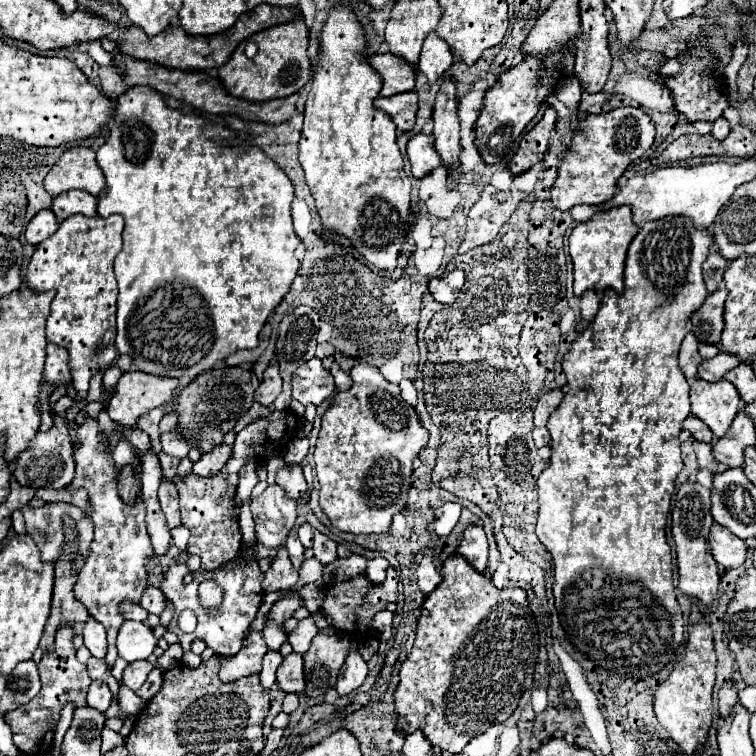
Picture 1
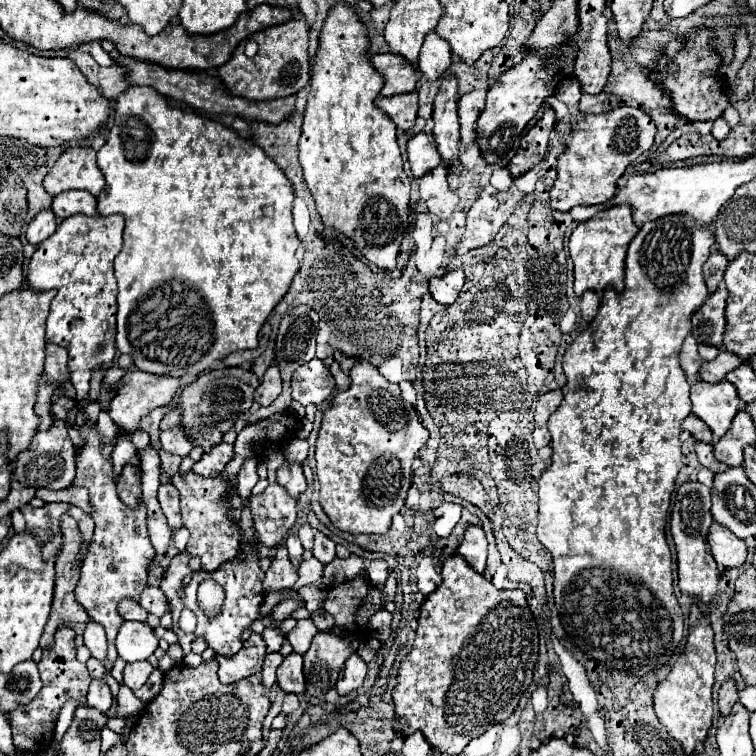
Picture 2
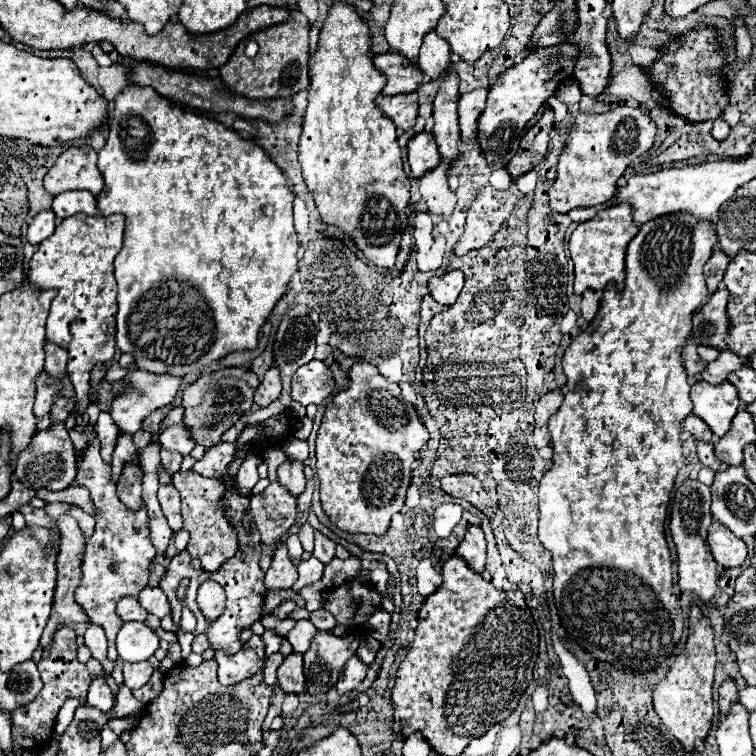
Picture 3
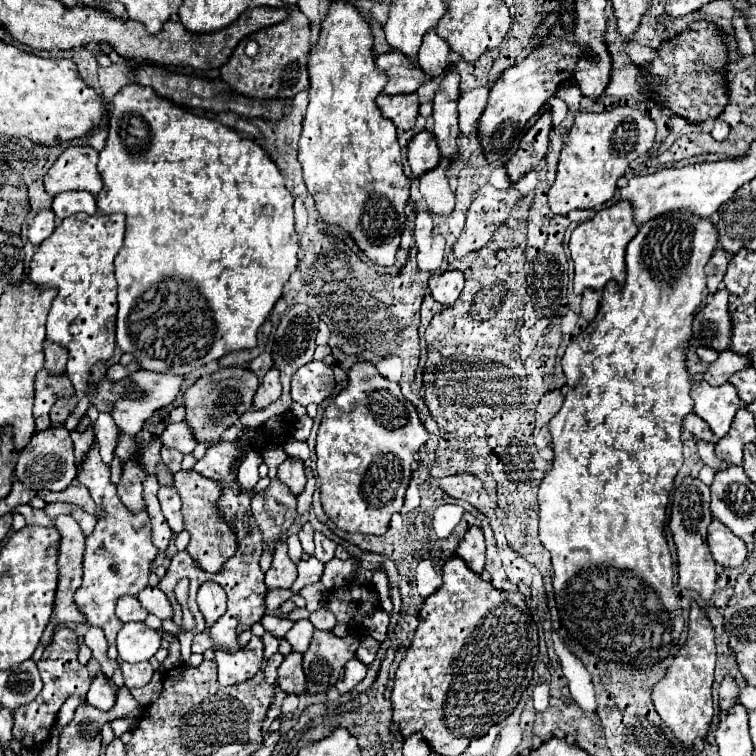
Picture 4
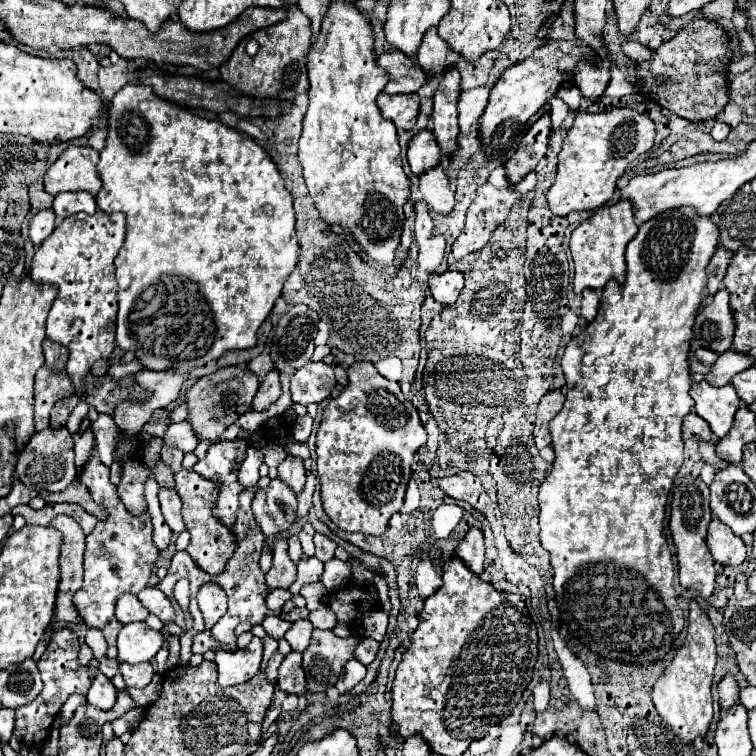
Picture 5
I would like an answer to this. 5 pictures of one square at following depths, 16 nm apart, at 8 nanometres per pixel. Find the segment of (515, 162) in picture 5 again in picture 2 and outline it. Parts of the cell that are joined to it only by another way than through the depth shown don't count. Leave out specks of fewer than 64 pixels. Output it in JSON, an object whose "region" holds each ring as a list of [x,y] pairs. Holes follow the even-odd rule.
{"region":[[[546,108],[544,116],[536,122],[536,126],[530,128],[526,136],[520,140],[520,148],[508,164],[508,170],[514,178],[532,170],[544,158],[546,148],[548,148],[548,136],[552,128],[554,128],[554,110]]]}

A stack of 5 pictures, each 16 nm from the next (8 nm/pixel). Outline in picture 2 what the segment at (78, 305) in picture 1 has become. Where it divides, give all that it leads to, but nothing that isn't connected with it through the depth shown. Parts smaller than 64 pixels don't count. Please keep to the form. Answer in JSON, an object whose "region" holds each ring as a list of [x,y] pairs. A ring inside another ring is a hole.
{"region":[[[74,214],[66,220],[62,220],[56,228],[56,232],[46,238],[42,244],[38,244],[38,250],[34,252],[30,266],[28,266],[28,284],[34,290],[52,290],[56,288],[58,294],[52,300],[52,338],[50,342],[60,344],[68,350],[68,370],[70,370],[70,382],[76,390],[76,398],[80,404],[88,402],[88,382],[90,374],[96,366],[110,366],[116,354],[114,336],[116,336],[116,313],[118,287],[114,278],[112,262],[116,254],[122,250],[122,230],[124,230],[124,216],[112,214],[112,216],[82,216]]]}

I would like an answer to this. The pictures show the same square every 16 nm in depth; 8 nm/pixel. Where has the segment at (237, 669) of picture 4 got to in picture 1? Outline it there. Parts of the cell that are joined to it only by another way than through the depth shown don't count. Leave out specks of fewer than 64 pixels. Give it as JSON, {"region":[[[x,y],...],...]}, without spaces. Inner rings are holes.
{"region":[[[250,632],[250,636],[244,640],[238,654],[230,658],[220,658],[220,680],[222,682],[236,682],[244,676],[256,674],[262,668],[262,658],[266,654],[266,644],[262,634]]]}

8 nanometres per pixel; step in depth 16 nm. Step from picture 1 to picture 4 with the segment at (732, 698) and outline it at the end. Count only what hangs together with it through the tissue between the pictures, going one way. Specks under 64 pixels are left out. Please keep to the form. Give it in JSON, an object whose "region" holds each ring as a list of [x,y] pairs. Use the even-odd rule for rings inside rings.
{"region":[[[726,676],[726,678],[720,682],[718,694],[720,694],[720,710],[722,710],[722,712],[726,712],[732,704],[738,702],[738,686],[736,686],[736,682],[734,682],[732,676]]]}

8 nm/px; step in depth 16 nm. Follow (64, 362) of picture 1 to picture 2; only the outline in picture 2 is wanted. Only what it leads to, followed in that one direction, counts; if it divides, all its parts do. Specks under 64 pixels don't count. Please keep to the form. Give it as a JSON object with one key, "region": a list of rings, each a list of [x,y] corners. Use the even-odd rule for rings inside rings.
{"region":[[[48,342],[46,344],[46,366],[44,366],[44,374],[48,380],[54,382],[64,382],[68,380],[68,350]]]}

